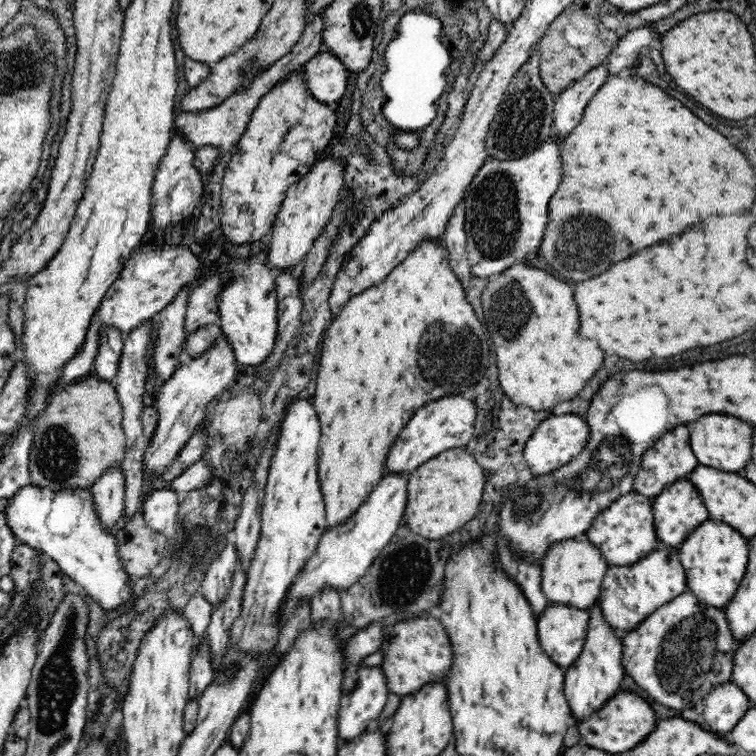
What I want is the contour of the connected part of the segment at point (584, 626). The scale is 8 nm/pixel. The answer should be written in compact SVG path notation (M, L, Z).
M568 605L546 607L538 618L538 639L545 653L563 668L578 660L587 638L590 610Z

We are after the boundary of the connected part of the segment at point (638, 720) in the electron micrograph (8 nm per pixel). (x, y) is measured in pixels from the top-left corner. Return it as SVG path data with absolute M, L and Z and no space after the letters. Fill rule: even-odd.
M621 689L612 696L612 700L606 702L606 706L599 708L596 714L590 714L586 722L580 722L578 728L588 746L610 754L622 754L642 744L646 736L656 728L656 720L658 718L654 710L644 698L636 694L626 694L626 691Z

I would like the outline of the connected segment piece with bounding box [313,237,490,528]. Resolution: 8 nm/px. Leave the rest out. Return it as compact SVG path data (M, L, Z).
M441 237L422 240L380 284L371 286L364 290L364 292L353 296L332 319L332 324L324 332L325 342L322 342L322 353L318 355L316 360L317 368L315 369L315 375L318 384L316 384L316 394L313 394L313 405L318 416L320 416L320 424L322 424L318 447L318 474L324 498L327 528L332 528L332 526L346 522L362 506L362 503L366 501L366 498L377 487L378 482L385 477L384 462L386 462L386 456L388 456L390 448L394 446L396 438L400 436L398 430L402 430L406 426L406 422L412 418L412 414L418 408L422 408L424 404L428 404L428 402L432 402L436 398L442 398L442 396L448 396L448 394L462 395L462 393L472 386L472 382L488 368L490 358L488 334L482 328L480 320L474 315L474 309L472 309L472 305L466 300L466 292L461 282L450 268L447 248Z

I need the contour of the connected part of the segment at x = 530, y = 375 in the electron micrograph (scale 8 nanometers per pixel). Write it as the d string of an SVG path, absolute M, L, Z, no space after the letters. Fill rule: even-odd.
M514 264L490 280L481 294L486 324L496 346L498 381L504 394L514 403L532 410L551 410L564 400L572 400L586 386L586 382L600 370L604 354L596 340L582 338L578 334L578 306L574 302L572 286L546 274L543 269Z

